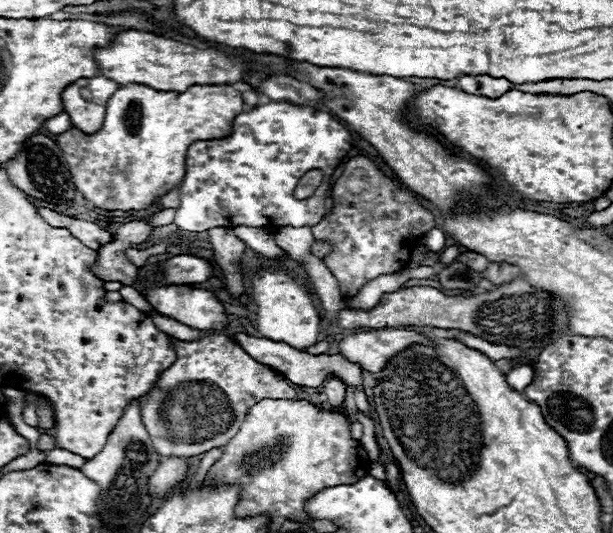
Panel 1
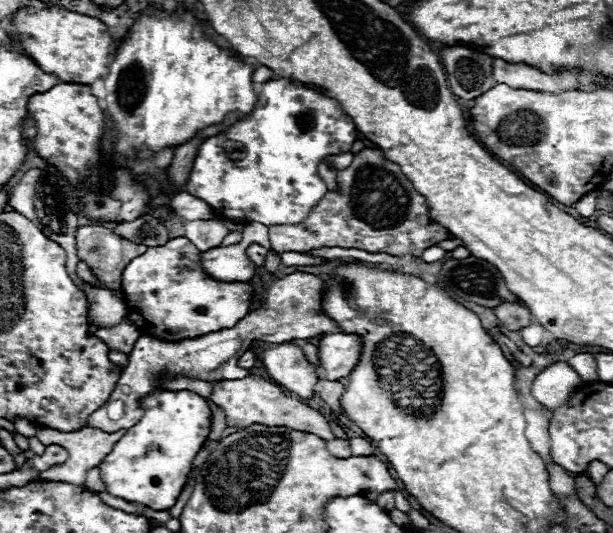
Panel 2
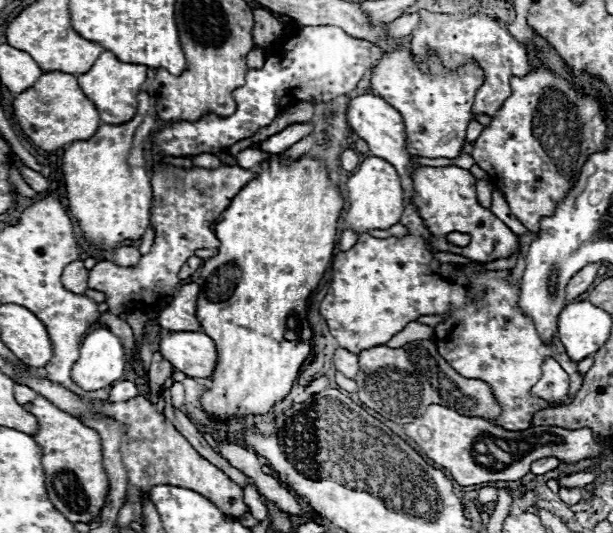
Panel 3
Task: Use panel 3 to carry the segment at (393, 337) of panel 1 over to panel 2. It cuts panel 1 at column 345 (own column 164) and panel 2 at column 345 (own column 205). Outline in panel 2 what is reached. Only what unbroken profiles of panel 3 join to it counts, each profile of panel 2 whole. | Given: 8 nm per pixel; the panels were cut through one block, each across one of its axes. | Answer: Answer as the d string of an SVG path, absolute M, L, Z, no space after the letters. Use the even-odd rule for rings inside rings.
M326 334L320 344L320 360L328 380L342 380L352 374L362 354L362 338L356 334Z

